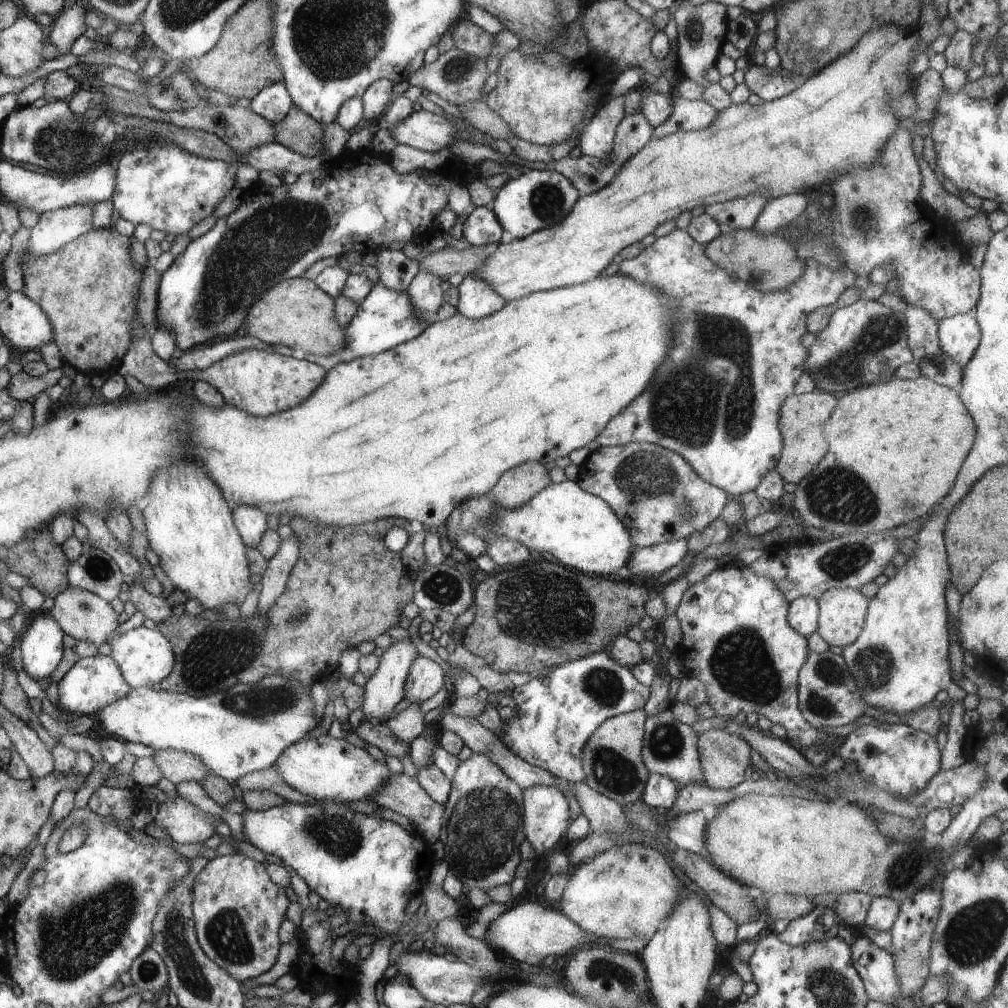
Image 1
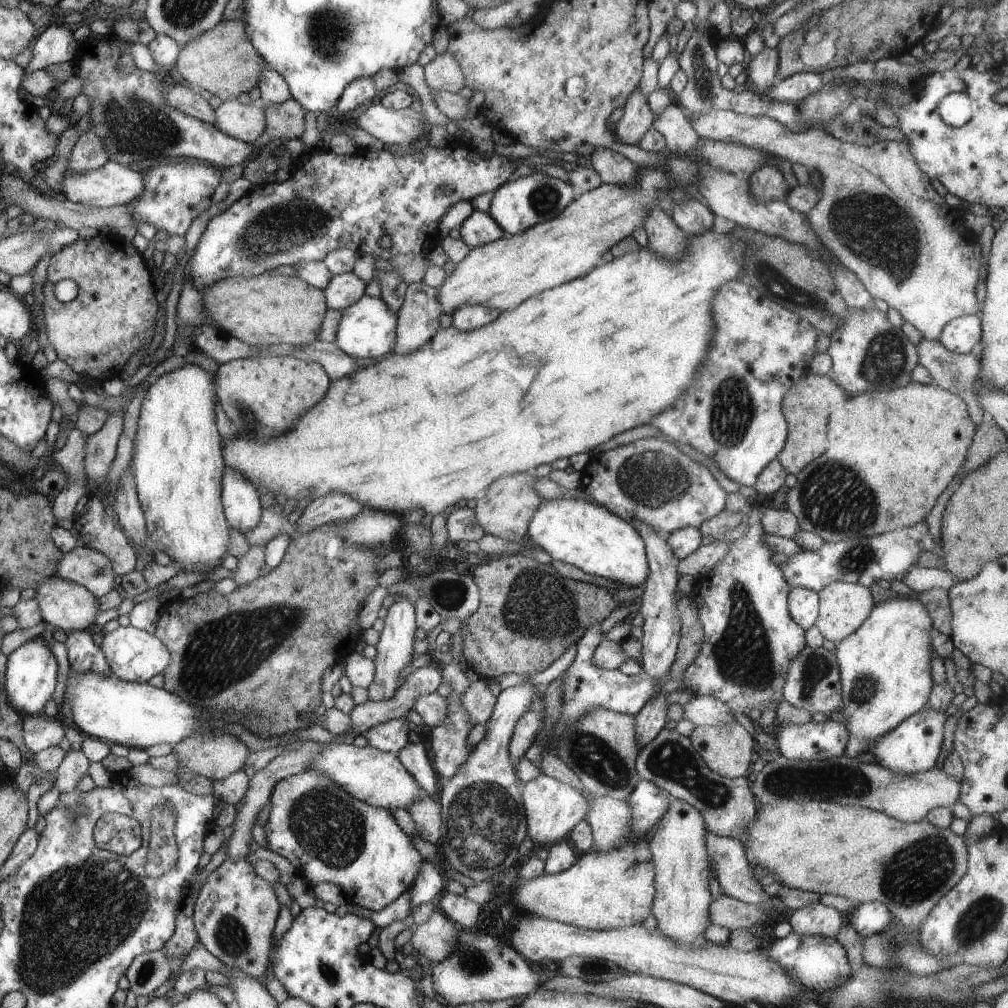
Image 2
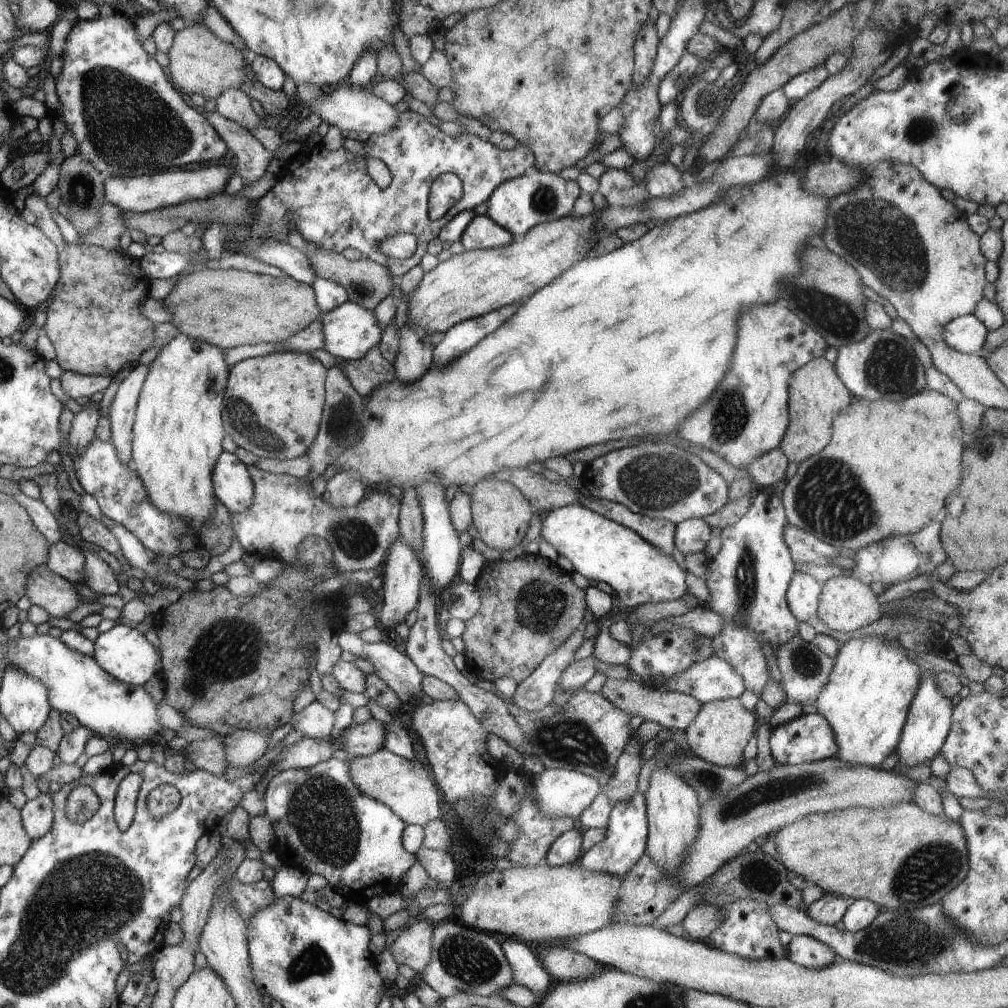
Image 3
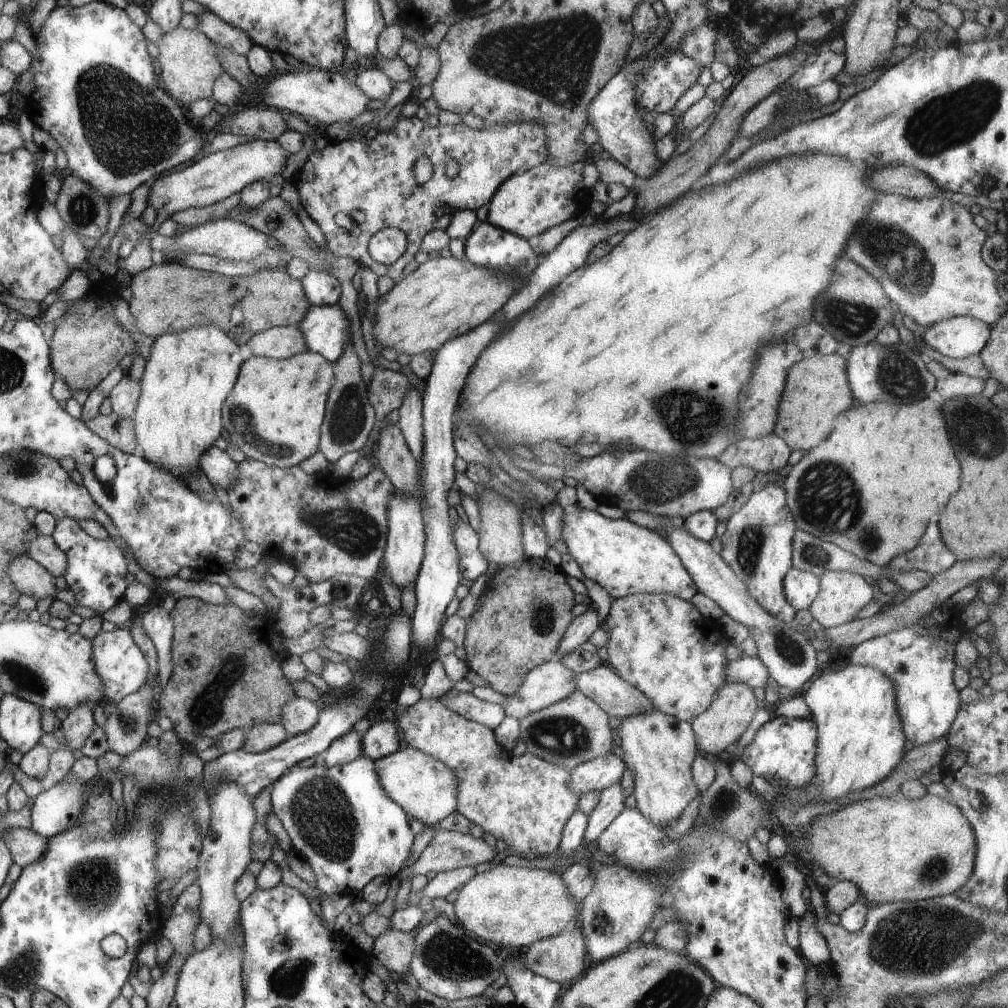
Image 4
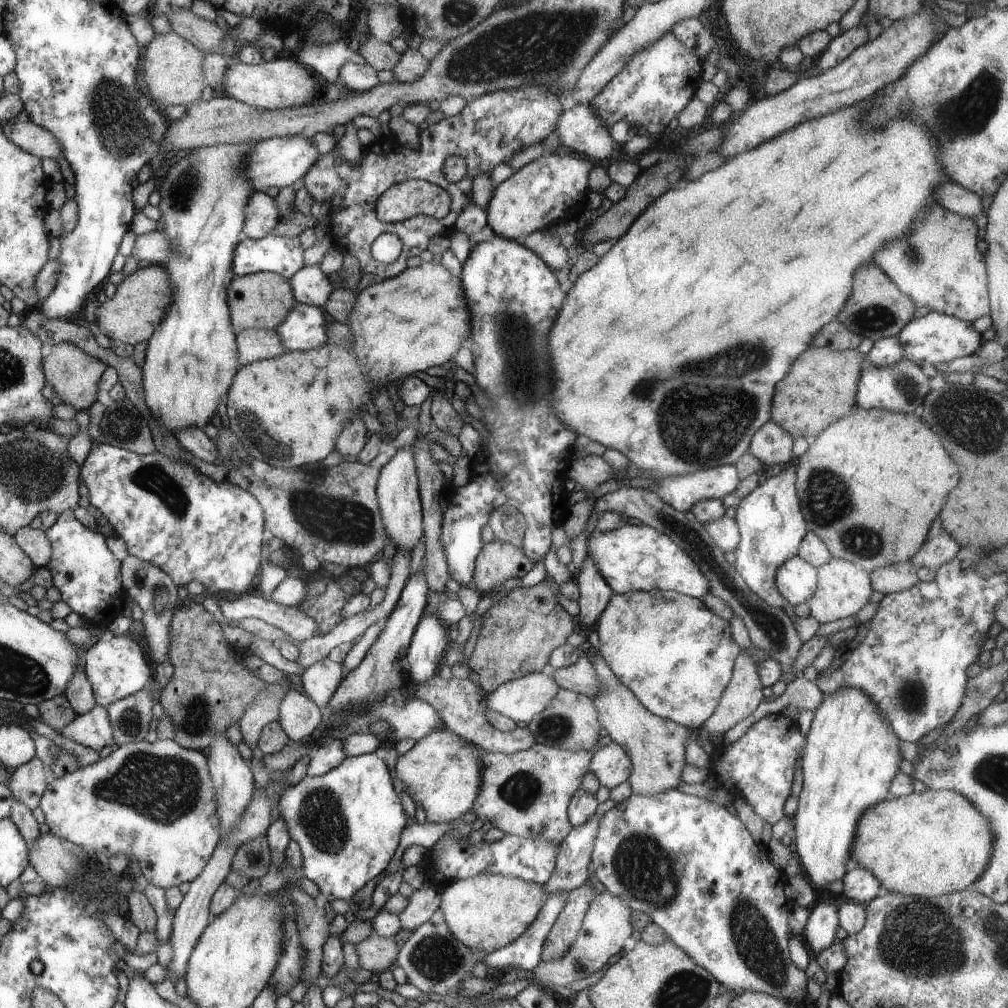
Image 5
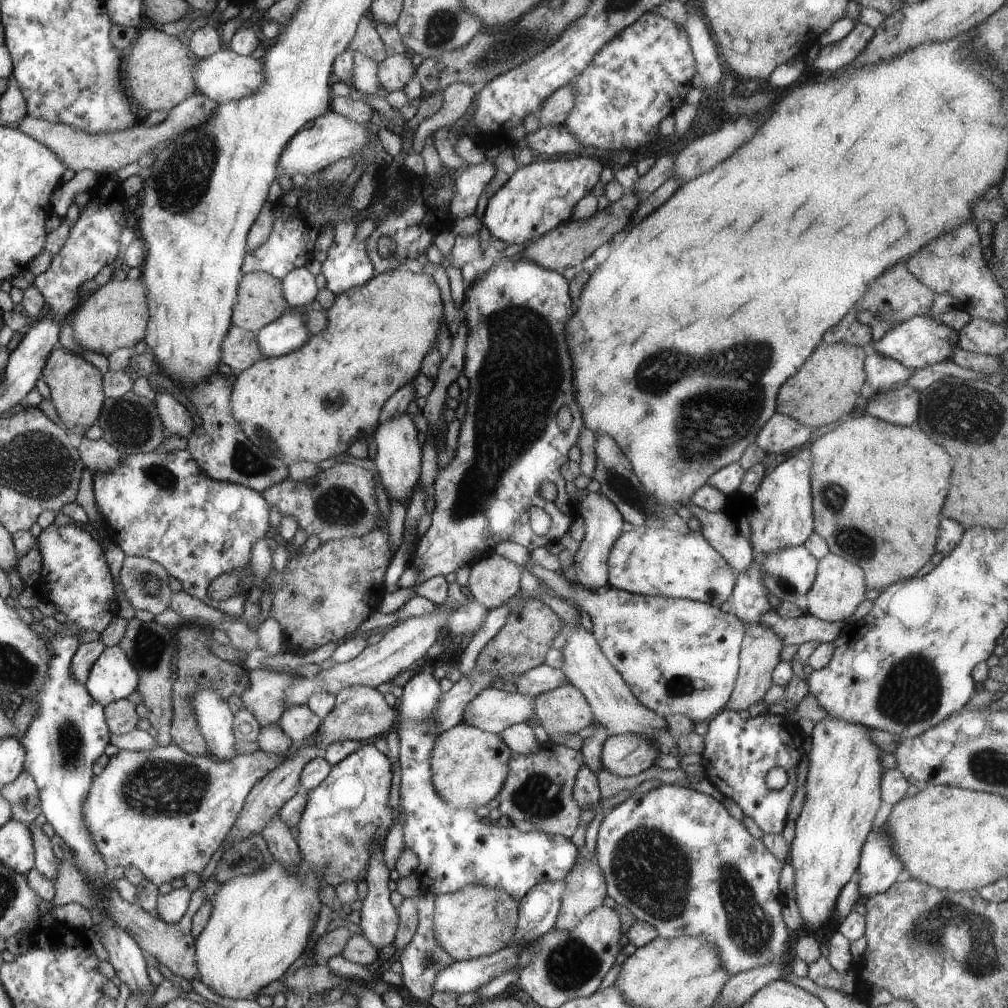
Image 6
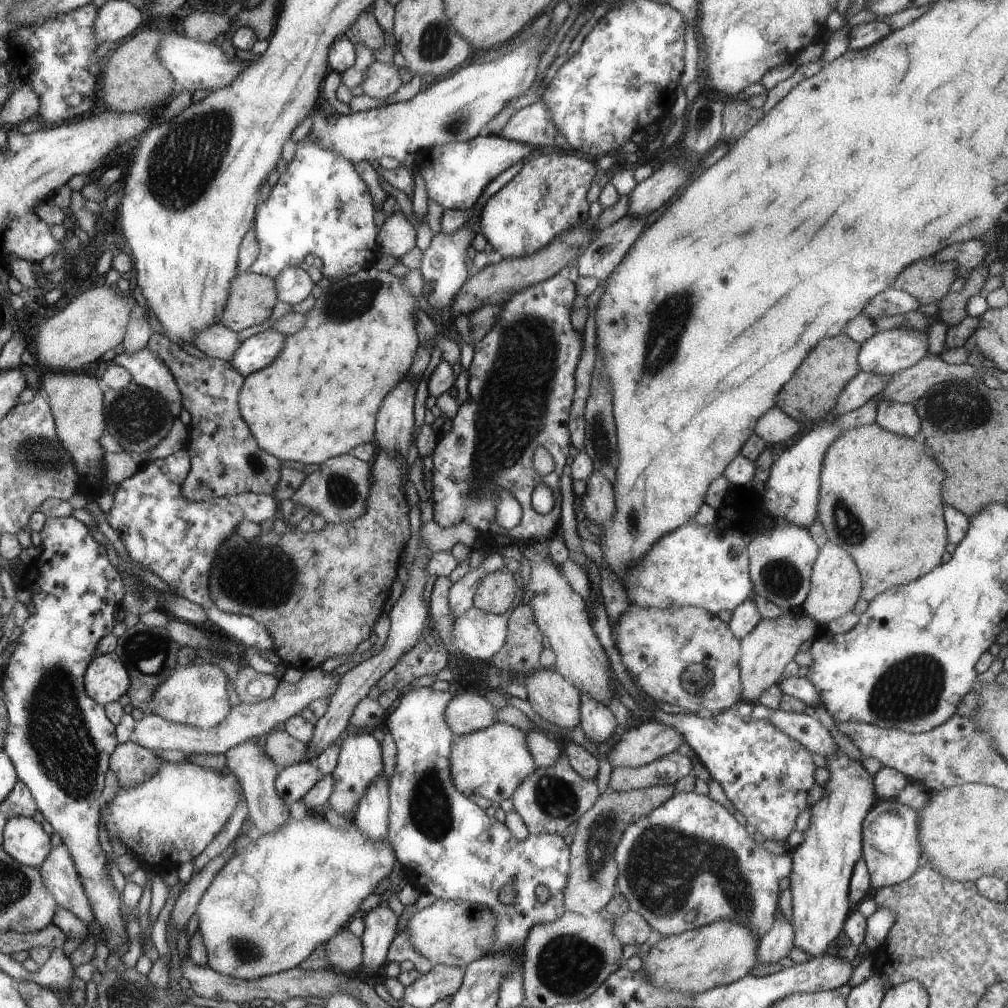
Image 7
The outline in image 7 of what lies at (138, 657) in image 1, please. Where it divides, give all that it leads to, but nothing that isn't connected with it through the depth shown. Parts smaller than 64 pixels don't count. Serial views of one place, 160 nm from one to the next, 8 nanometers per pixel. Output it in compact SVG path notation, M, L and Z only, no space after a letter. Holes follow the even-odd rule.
M115 653L94 655L85 671L85 691L103 707L118 701L130 688L130 678Z

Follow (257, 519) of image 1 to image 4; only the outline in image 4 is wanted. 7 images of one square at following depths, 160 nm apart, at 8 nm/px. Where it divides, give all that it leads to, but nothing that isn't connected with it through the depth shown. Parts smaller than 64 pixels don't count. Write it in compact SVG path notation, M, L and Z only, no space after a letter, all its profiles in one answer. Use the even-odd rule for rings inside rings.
M214 446L205 452L201 460L201 470L214 487L228 490L239 475L240 463L232 460L227 451Z

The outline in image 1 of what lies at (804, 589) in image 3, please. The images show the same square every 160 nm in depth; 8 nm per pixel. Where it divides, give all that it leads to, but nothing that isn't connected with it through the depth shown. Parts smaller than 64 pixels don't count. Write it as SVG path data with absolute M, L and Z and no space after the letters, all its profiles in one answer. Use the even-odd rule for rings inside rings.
M798 597L789 603L788 624L806 638L817 631L818 617L819 602L812 597Z

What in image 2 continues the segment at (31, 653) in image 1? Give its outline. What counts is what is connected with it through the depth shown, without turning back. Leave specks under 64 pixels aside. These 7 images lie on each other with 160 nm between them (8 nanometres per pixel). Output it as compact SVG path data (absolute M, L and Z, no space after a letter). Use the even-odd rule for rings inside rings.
M40 635L7 655L6 683L4 684L7 701L23 718L26 715L43 714L46 702L56 690L58 663L48 645L48 642Z

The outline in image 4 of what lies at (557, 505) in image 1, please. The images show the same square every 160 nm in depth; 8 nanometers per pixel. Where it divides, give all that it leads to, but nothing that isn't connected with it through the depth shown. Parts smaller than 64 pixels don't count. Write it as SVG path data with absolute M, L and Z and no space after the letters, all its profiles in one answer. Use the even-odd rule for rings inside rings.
M578 501L563 508L561 539L566 544L571 558L574 558L584 576L607 590L613 599L624 598L638 593L670 594L679 599L690 601L697 593L691 574L684 568L682 561L674 552L664 535L644 528L626 519L611 519L597 510L582 507Z

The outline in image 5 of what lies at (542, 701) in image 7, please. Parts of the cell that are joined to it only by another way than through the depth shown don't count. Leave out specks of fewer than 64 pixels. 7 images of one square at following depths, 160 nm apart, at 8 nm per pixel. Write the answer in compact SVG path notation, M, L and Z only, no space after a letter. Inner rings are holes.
M559 689L550 706L546 706L543 712L534 716L527 728L536 736L537 744L567 750L592 750L592 752L597 751L596 744L601 737L600 730L603 729L593 700L566 689Z

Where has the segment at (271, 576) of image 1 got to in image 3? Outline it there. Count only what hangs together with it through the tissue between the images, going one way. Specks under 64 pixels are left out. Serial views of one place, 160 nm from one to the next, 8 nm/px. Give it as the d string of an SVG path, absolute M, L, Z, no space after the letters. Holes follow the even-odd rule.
M346 471L336 473L327 481L321 496L334 508L342 508L355 507L367 493L367 486L364 486L359 473Z

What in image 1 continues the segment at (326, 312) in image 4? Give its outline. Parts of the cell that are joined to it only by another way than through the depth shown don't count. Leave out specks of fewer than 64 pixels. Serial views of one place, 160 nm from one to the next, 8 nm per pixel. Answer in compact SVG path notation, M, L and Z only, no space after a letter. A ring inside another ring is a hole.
M377 282L359 304L357 313L345 328L345 346L353 350L356 357L377 355L416 338L428 325L431 324L419 317L407 291L397 291Z

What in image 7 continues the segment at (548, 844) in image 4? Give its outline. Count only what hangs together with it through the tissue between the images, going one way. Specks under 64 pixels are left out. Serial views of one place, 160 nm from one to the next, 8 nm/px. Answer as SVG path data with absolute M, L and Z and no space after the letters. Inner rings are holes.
M562 755L549 767L538 767L511 796L513 810L524 821L529 834L559 834L564 836L566 828L576 822L599 797L596 779L587 781L571 766L569 760Z

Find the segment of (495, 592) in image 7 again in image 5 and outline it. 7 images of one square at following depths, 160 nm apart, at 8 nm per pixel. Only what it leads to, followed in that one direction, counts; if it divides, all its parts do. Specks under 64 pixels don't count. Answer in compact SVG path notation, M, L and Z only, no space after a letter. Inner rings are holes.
M500 541L485 544L475 560L473 587L487 596L511 578L522 578L537 562L532 562L521 550Z

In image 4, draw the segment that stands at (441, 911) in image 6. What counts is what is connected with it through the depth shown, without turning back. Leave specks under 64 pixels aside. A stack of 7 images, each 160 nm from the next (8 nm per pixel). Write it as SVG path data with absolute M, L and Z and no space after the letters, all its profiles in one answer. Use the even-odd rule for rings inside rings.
M503 865L496 866L483 874L476 874L470 882L462 886L453 904L460 927L474 938L494 948L502 944L507 948L524 951L538 940L556 936L568 924L574 922L580 924L580 912L583 908L583 902L570 900L570 894L566 894L566 884L562 880L560 871L548 872L538 868Z

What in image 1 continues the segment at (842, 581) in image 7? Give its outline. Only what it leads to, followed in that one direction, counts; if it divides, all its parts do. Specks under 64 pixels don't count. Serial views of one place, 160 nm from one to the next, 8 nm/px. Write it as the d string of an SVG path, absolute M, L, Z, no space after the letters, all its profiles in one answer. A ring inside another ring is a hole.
M828 589L818 602L818 634L829 646L852 644L862 632L869 598L859 589Z

